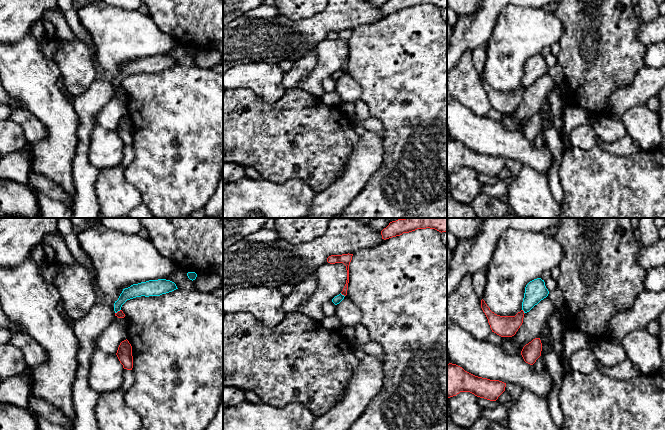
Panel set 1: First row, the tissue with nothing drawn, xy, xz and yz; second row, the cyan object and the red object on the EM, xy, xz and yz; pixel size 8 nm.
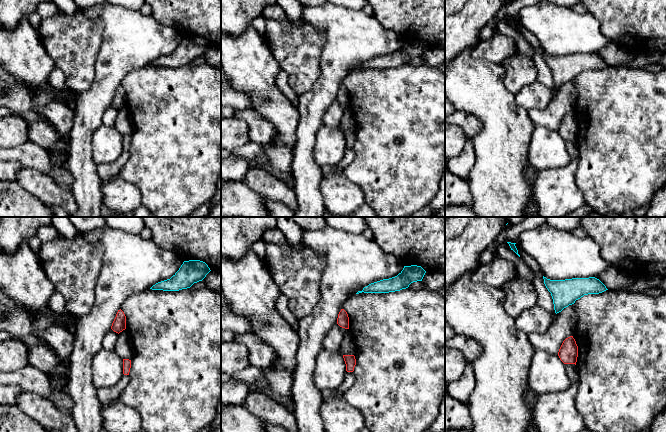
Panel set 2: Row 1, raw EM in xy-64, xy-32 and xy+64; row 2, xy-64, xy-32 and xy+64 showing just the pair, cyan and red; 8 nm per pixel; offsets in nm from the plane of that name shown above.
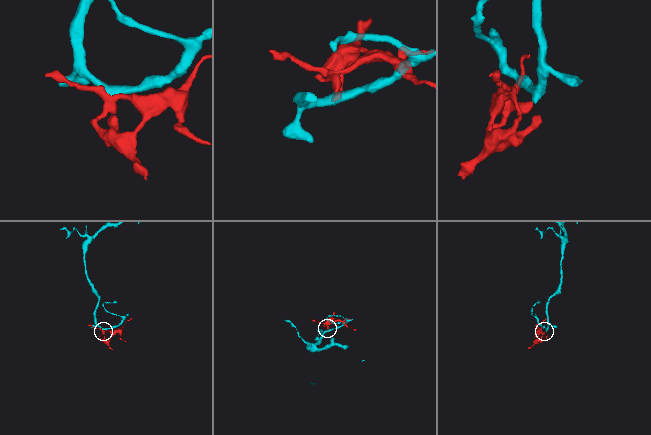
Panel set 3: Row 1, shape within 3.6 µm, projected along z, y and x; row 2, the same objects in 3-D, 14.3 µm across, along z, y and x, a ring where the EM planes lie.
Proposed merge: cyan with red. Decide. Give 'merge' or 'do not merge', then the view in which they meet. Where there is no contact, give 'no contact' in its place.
do not merge; contact in xz

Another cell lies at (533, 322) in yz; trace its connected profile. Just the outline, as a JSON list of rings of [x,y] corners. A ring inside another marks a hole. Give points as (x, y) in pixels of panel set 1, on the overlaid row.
[[[547,296],[524,314],[523,323],[512,339],[520,350],[535,338],[539,338],[544,325],[555,311],[554,305]]]

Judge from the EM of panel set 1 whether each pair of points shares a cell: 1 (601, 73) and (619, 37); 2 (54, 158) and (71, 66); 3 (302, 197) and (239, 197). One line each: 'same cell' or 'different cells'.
1: same cell
2: different cells
3: same cell

